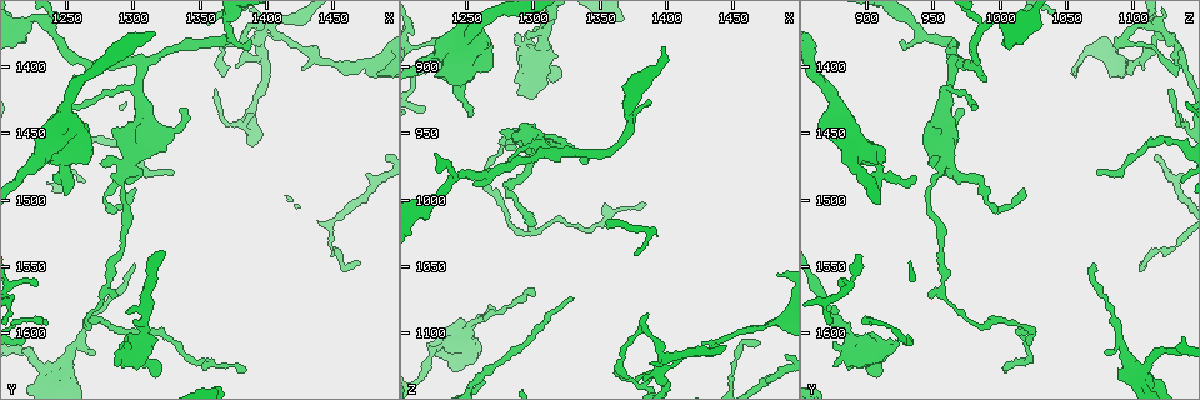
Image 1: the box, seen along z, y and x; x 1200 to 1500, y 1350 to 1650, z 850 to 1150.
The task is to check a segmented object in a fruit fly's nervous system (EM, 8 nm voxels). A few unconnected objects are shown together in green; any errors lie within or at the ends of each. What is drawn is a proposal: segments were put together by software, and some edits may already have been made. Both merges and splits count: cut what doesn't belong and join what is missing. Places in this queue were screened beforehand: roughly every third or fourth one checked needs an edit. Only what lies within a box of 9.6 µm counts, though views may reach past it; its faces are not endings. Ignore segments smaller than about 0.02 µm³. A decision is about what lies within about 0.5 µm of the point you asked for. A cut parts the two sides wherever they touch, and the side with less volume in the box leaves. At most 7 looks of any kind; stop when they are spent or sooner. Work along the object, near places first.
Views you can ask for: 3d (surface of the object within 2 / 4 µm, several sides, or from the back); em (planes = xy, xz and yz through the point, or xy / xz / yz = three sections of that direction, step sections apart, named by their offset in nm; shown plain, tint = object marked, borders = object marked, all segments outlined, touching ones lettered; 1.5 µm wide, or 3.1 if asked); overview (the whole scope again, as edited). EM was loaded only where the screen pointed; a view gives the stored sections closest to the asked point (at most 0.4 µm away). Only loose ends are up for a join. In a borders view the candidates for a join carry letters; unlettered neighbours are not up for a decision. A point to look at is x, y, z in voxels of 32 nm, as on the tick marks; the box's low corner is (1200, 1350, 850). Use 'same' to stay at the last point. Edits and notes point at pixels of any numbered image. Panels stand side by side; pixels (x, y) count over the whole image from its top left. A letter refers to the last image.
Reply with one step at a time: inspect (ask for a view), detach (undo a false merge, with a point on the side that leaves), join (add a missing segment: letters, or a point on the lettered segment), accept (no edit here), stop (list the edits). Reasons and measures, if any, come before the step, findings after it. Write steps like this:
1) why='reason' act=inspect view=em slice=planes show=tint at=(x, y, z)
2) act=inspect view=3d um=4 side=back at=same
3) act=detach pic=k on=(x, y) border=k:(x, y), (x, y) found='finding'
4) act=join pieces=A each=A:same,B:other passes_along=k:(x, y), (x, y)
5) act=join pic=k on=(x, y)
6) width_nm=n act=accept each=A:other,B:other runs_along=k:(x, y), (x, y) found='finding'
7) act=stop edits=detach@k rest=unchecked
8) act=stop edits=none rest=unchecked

why='free end' act=inspect view=em slice=xy step=8 show=tint at=(1286, 1628, 878)

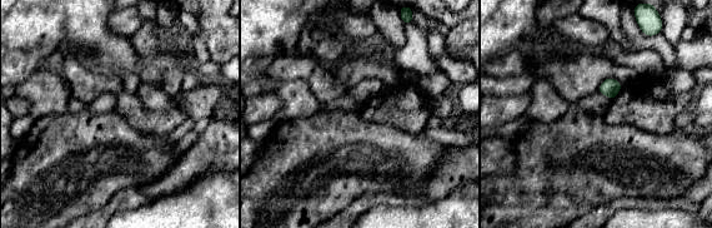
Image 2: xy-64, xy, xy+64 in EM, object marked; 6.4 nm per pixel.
why='cut it another way' act=inspect view=em slice=planes show=borders at=same

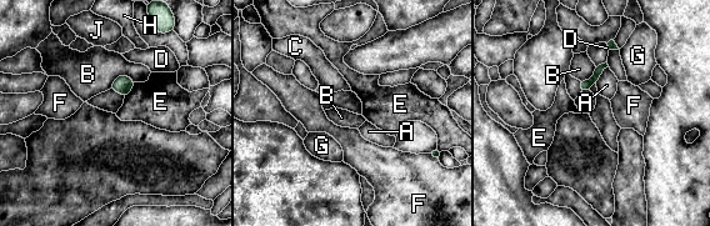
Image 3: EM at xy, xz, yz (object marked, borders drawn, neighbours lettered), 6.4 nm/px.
act=join pieces=C each=A:other,B:other,C:same,D:other,E:other,F:other,G:other,H:other,J:other found='the neuron continues'

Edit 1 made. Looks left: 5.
why='redraw' act=inspect view=overview

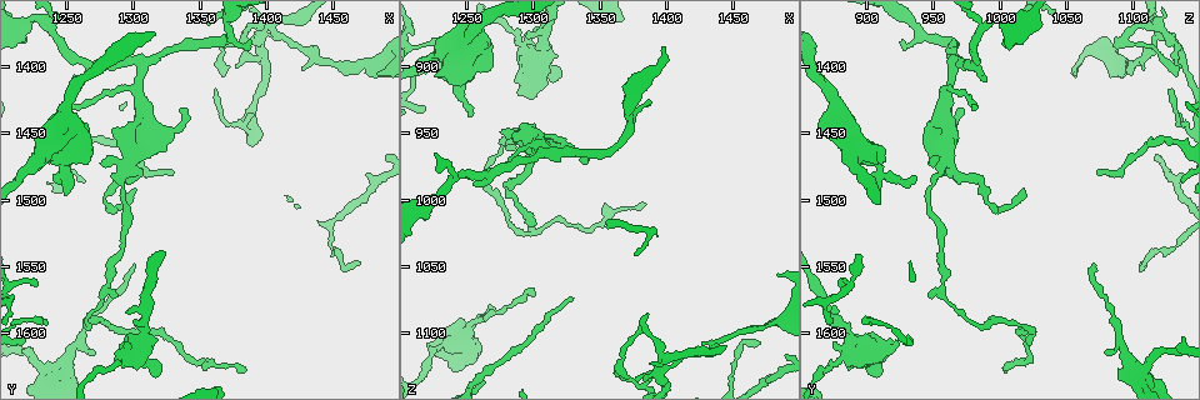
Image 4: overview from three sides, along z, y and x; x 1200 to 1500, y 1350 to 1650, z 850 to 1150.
why='tapers out' act=inspect view=3d um=2 at=(1302, 1548, 1072)

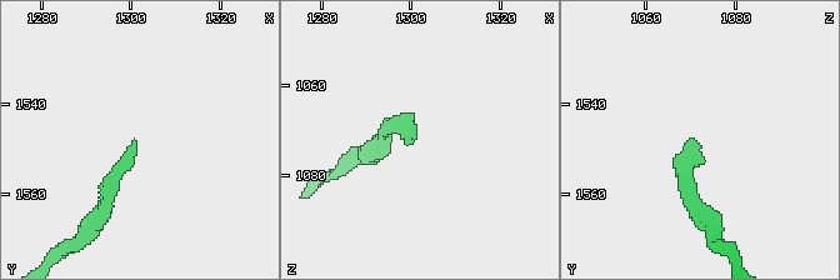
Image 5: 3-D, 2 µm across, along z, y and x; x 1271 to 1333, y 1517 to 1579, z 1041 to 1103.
why='shape alone is not enough' act=inspect view=em slice=planes show=borders at=(1301, 1549, 1072)

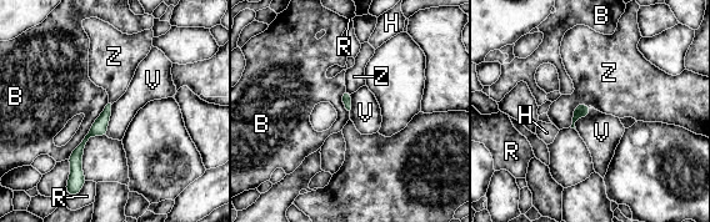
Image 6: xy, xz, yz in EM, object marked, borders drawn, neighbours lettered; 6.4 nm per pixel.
longest_contact=B:440nm act=accept each=B:other,H:other,R:other,V:other,Z:other found='no lettered segment goes on from it'

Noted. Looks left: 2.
why='tapers out' act=inspect view=em slice=planes show=plain at=(1332, 1480, 1072)

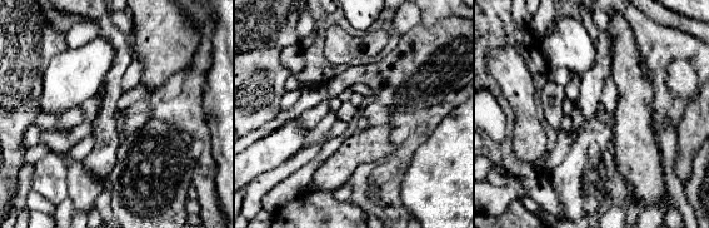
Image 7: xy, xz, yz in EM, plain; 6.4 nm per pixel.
act=inspect view=em slice=planes show=borders at=same

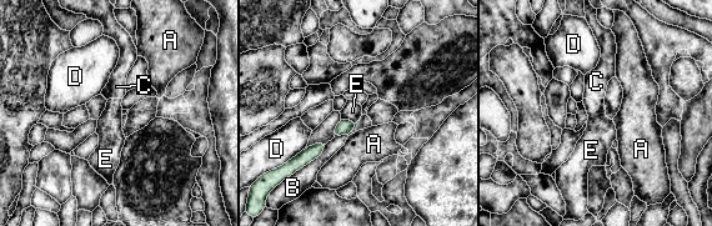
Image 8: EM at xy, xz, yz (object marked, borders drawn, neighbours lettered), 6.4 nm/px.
act=accept each=A:other,B:other,C:other,D:other,E:other border=8:(341, 117), (356, 122) found='no lettered segment goes on from it'

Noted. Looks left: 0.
act=stop edits=join@3 rest=unchecked

